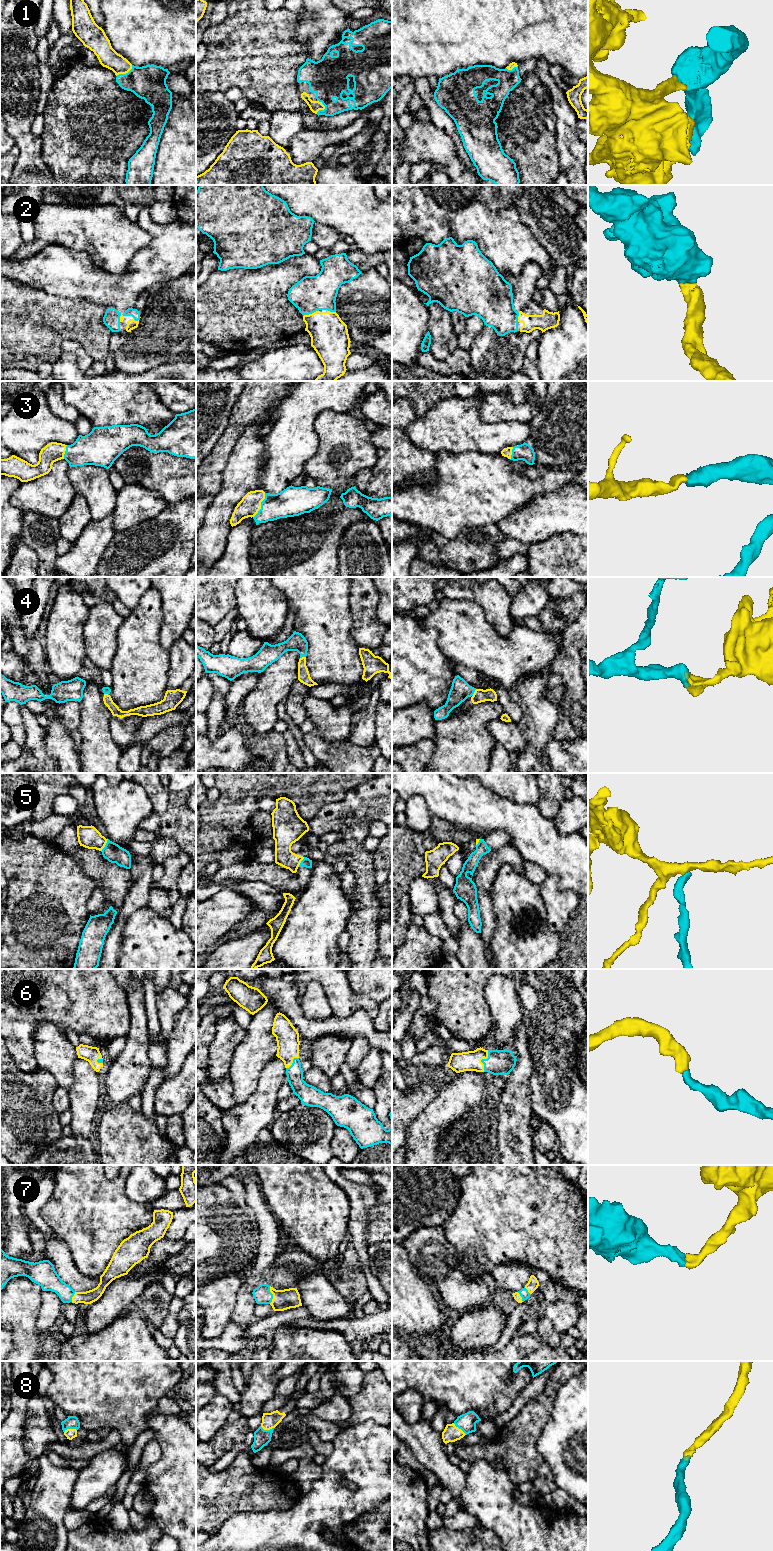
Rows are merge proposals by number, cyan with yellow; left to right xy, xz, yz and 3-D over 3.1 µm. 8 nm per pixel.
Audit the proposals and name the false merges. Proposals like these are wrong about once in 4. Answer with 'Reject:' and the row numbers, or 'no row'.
Reject: no row

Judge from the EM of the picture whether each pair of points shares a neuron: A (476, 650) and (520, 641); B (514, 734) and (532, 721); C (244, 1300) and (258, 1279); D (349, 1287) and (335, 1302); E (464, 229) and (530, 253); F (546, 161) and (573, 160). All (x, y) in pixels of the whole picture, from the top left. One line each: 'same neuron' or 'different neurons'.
A: same neuron
B: different neurons
C: same neuron
D: different neurons
E: same neuron
F: different neurons

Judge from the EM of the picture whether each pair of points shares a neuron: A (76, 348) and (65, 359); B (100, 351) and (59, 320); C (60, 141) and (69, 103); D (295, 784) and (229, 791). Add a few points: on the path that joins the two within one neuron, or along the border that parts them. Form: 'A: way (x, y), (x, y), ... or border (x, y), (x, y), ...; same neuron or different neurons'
A: border (63, 351), (73, 353), (77, 365), (82, 370); different neurons
B: way (90, 341), (69, 320); same neuron
C: way (65, 132), (65, 116), (68, 112); same neuron
D: way (279, 785), (245, 785); same neuron

